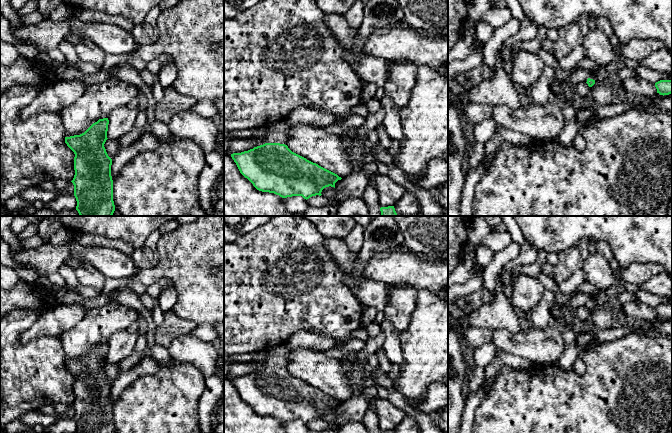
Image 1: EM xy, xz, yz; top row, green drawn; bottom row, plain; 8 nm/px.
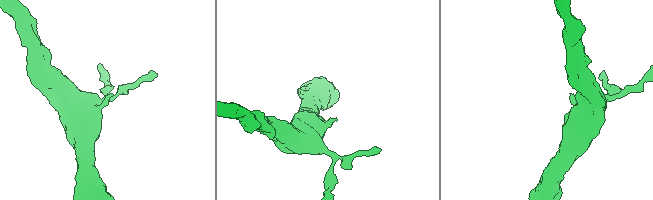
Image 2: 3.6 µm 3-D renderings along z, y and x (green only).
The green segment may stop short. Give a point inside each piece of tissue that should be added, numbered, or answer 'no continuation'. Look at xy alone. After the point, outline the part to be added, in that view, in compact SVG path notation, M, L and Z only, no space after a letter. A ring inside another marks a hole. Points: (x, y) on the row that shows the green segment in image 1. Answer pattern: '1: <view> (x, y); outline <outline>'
no continuation

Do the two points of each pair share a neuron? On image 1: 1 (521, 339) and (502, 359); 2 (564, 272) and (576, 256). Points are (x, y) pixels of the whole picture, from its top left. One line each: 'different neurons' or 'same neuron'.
1: different neurons
2: same neuron

